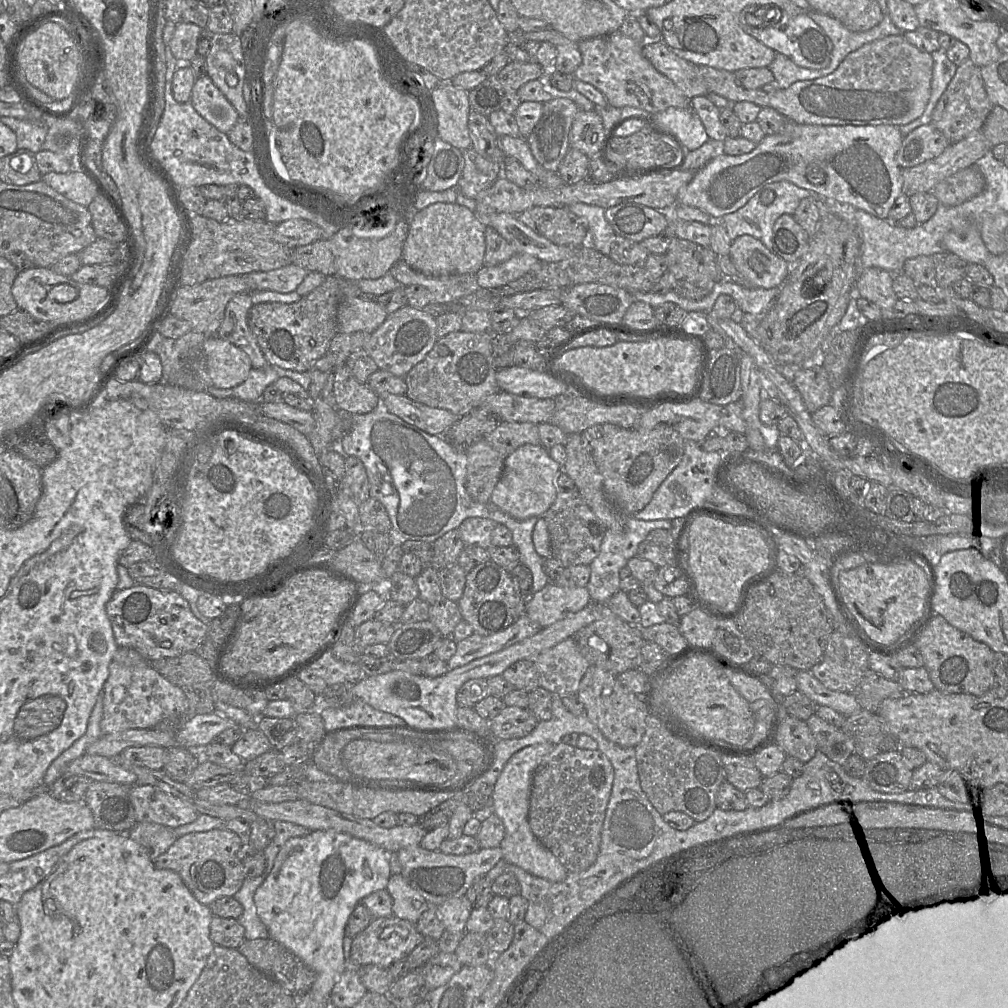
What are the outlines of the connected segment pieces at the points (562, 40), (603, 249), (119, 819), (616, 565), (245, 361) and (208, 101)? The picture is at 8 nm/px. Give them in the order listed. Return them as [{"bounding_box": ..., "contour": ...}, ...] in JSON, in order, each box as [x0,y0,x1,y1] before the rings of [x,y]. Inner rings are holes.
[{"bounding_box":[524,29,582,74],"contour":[[[555,29],[524,32],[524,39],[538,42],[550,42],[556,47],[557,56],[553,62],[552,70],[566,74],[573,74],[581,64],[582,56],[578,49],[578,42],[572,41]]]},{"bounding_box":[568,203,615,256],"contour":[[[575,203],[568,208],[585,222],[588,228],[588,243],[602,254],[609,256],[615,233],[605,217],[605,209],[586,203]]]},{"bounding_box":[83,781,137,832],"contour":[[[93,781],[83,801],[92,811],[95,828],[115,832],[129,832],[137,823],[130,801],[131,786]]]},{"bounding_box":[587,516,671,604],"contour":[[[634,516],[626,517],[625,531],[622,533],[614,533],[607,529],[601,543],[598,556],[591,562],[591,574],[587,584],[587,589],[592,602],[598,604],[607,604],[613,594],[619,591],[620,570],[627,566],[627,562],[636,557],[639,544],[646,536],[655,529],[671,530],[671,520],[660,519],[652,521],[644,521],[634,518]]]},{"bounding_box":[202,335,250,389],"contour":[[[212,335],[206,338],[202,346],[209,385],[229,389],[243,383],[250,370],[248,355],[237,346]]]},{"bounding_box":[190,74,239,133],"contour":[[[207,74],[196,79],[190,102],[205,120],[223,133],[228,133],[239,120],[234,106]]]}]

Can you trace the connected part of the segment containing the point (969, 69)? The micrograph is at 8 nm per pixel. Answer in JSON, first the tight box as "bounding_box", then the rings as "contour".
{"bounding_box":[929,58,993,143],"contour":[[[967,58],[957,66],[955,75],[933,110],[929,124],[938,129],[950,143],[956,143],[972,132],[980,131],[993,107],[985,90],[981,67]]]}

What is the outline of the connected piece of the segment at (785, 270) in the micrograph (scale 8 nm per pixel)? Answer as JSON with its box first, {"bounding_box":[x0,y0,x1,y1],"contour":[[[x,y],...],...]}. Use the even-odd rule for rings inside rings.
{"bounding_box":[729,235,792,288],"contour":[[[750,235],[732,240],[729,257],[741,276],[754,288],[780,288],[792,267]]]}

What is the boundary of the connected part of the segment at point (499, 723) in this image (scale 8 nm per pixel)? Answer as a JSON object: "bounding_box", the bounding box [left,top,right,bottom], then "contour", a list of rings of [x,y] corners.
{"bounding_box":[489,706,538,740],"contour":[[[510,706],[489,720],[489,731],[497,740],[521,738],[531,733],[538,722],[528,708]]]}

